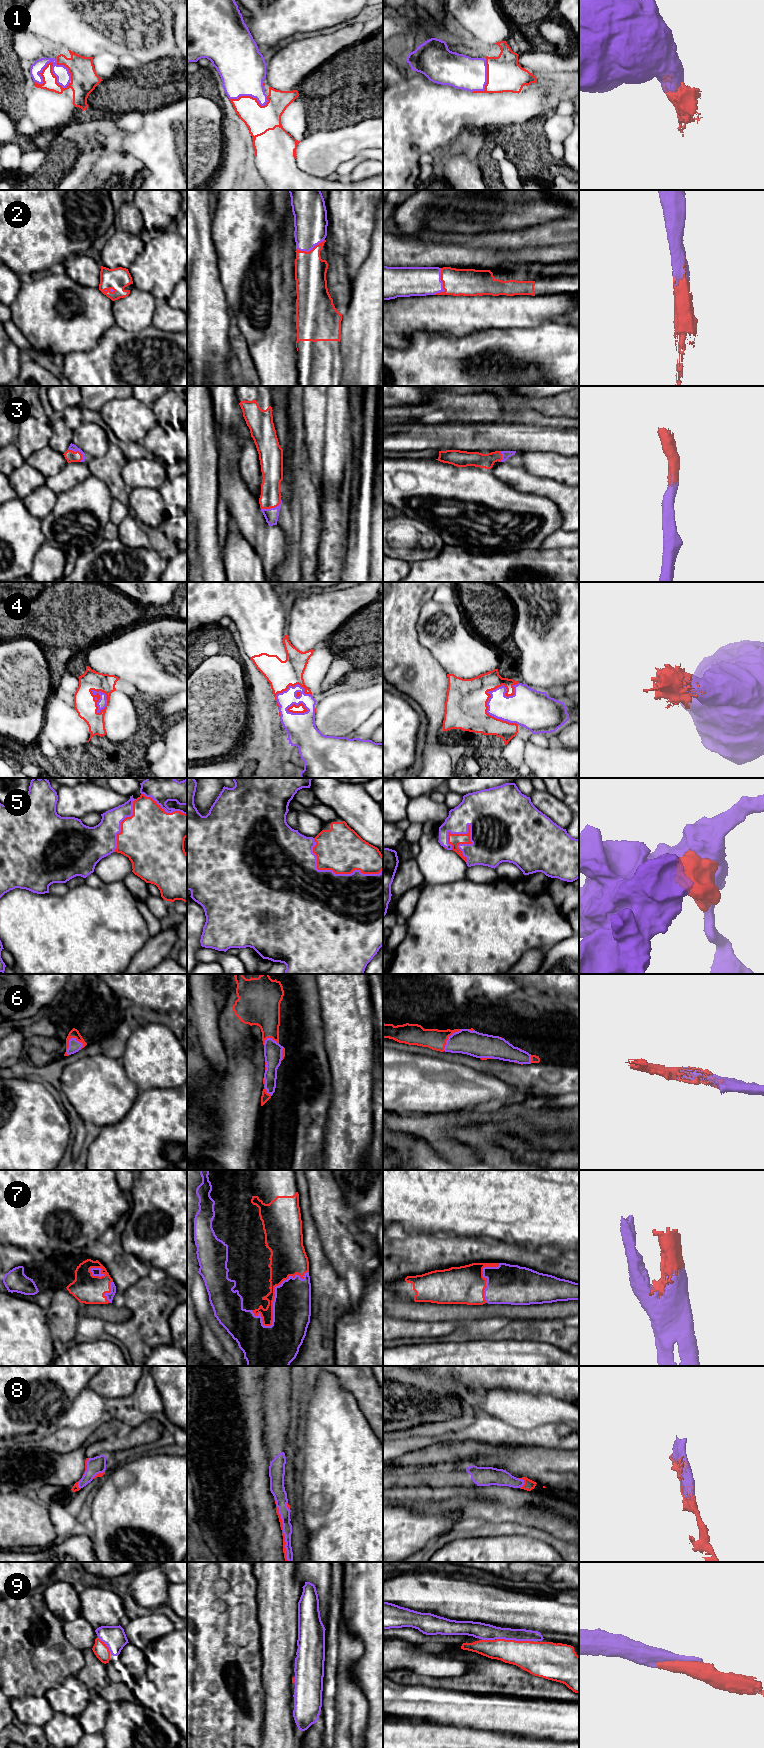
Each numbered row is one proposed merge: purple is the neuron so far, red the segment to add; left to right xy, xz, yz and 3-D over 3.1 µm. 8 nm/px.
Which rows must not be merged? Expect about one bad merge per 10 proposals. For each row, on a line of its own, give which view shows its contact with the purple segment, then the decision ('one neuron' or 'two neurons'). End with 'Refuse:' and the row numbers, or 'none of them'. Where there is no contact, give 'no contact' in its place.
1: xy | one neuron
2: yz | one neuron
3: xy | one neuron
4: yz | one neuron
5: xz | one neuron
6: xy | one neuron
7: xz | one neuron
8: xz | one neuron
9: yz | one neuron
Refuse: none of them

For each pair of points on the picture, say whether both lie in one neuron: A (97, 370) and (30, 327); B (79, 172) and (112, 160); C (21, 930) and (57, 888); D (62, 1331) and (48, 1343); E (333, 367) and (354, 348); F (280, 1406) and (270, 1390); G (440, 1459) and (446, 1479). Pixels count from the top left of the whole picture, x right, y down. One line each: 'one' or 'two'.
A: two
B: two
C: two
D: two
E: two
F: one
G: two

